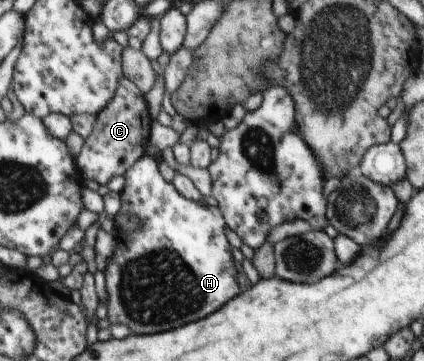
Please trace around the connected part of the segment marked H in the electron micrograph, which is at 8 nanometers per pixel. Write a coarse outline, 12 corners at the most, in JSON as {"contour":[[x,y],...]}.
{"contour":[[122,174],[110,324],[156,334],[240,292],[218,207]]}

